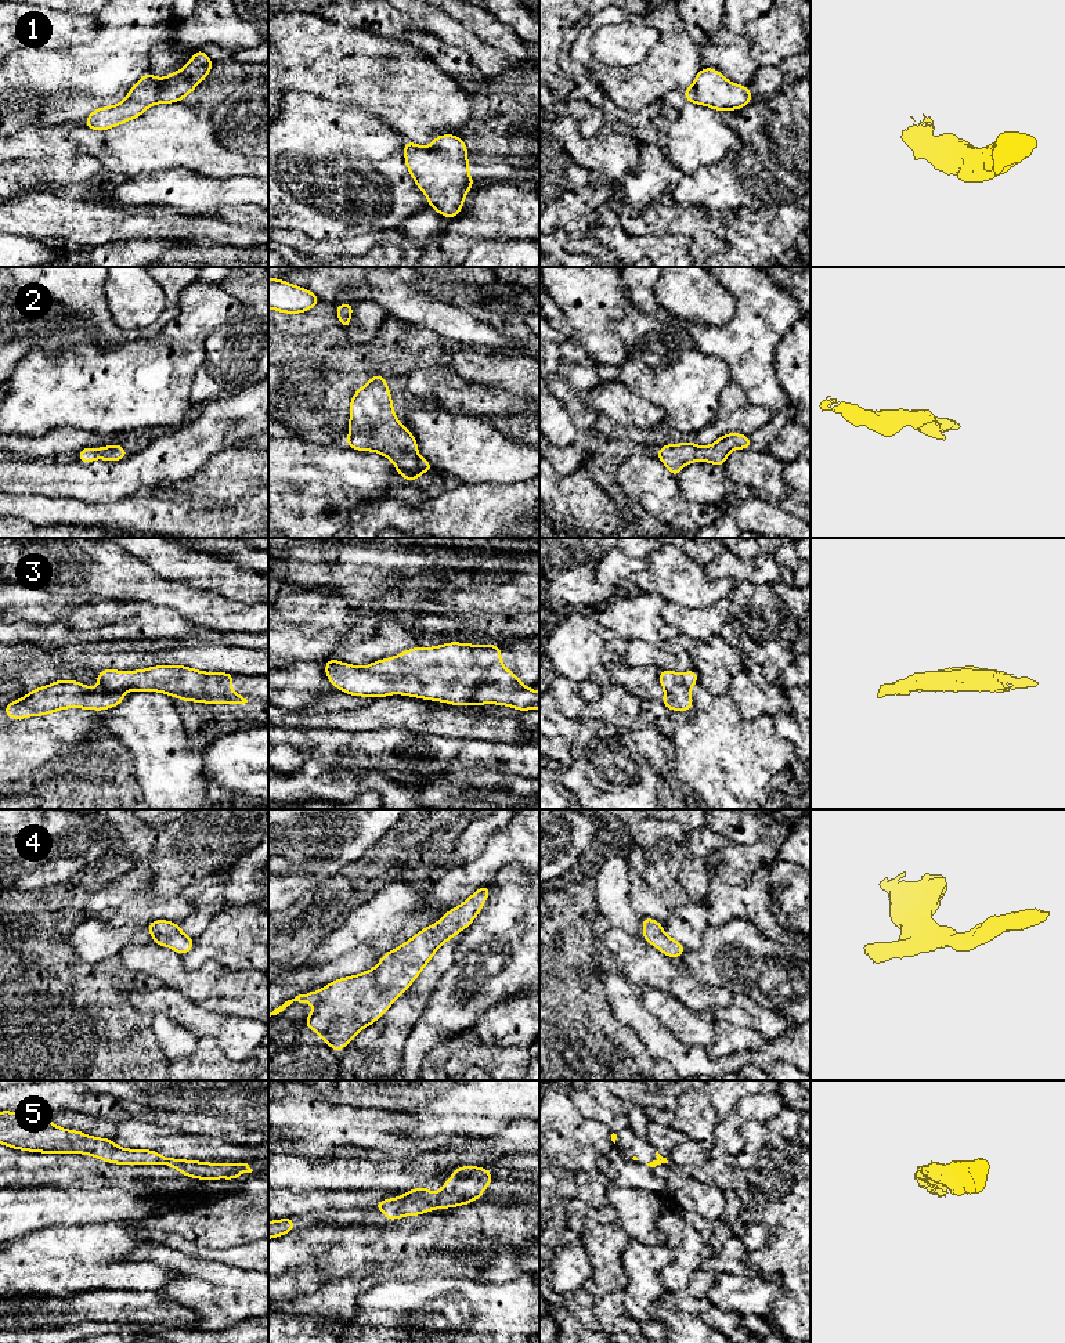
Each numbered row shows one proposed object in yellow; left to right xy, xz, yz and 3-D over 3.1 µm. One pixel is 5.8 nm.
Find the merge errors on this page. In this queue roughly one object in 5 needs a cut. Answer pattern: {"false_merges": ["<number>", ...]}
{"false_merges": []}

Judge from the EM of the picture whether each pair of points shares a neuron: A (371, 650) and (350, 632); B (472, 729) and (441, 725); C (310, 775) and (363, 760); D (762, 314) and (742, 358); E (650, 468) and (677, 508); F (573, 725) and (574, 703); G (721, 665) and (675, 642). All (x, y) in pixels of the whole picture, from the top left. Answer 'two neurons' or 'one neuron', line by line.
A: two neurons
B: one neuron
C: two neurons
D: one neuron
E: one neuron
F: two neurons
G: one neuron

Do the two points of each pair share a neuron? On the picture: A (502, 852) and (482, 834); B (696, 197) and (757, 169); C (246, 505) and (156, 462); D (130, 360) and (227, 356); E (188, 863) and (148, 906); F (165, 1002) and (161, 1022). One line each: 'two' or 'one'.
A: two
B: one
C: two
D: two
E: two
F: two

